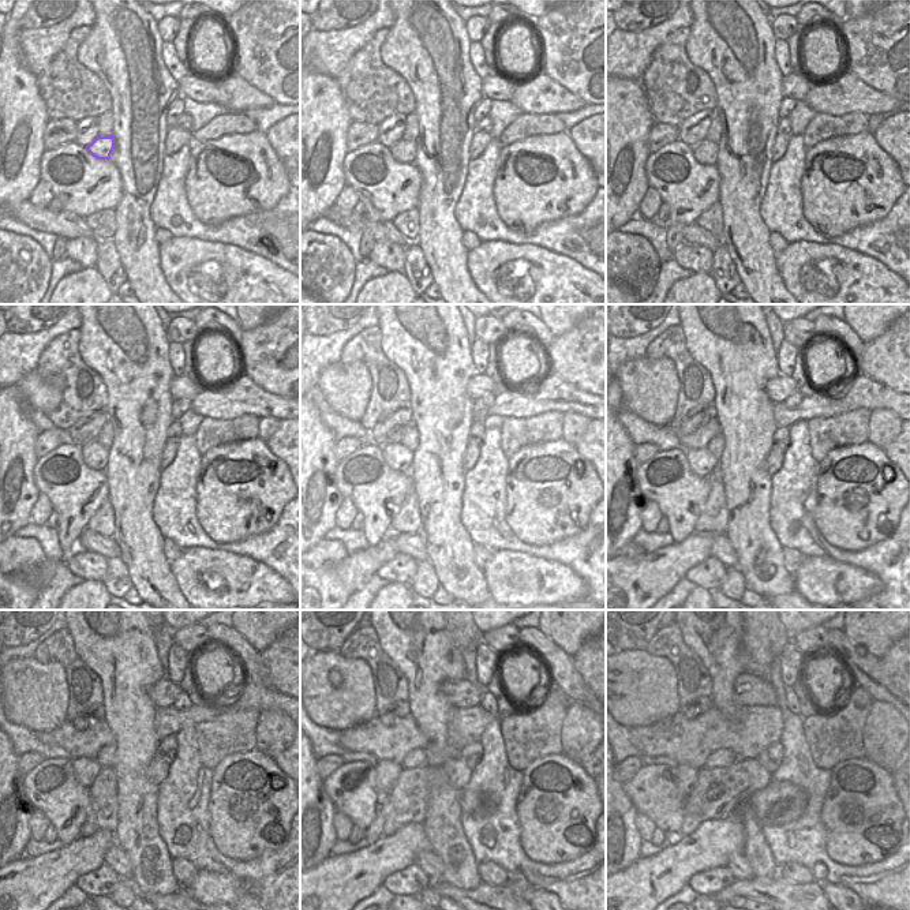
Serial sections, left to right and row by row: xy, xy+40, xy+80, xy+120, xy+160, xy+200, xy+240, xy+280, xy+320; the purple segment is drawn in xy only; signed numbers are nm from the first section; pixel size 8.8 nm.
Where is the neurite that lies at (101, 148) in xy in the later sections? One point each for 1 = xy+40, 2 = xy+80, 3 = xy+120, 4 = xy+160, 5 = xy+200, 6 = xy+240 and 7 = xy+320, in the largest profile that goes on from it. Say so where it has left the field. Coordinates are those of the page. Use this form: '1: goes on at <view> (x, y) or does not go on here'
1: goes on at xy+40 (404, 150)
2: goes on at xy+80 (706, 152)
3: goes on at xy+120 (94, 456)
4: goes on at xy+160 (397, 457)
5: goes on at xy+200 (701, 461)
6: goes on at xy+240 (86, 770)
7: goes on at xy+320 (685, 776)

